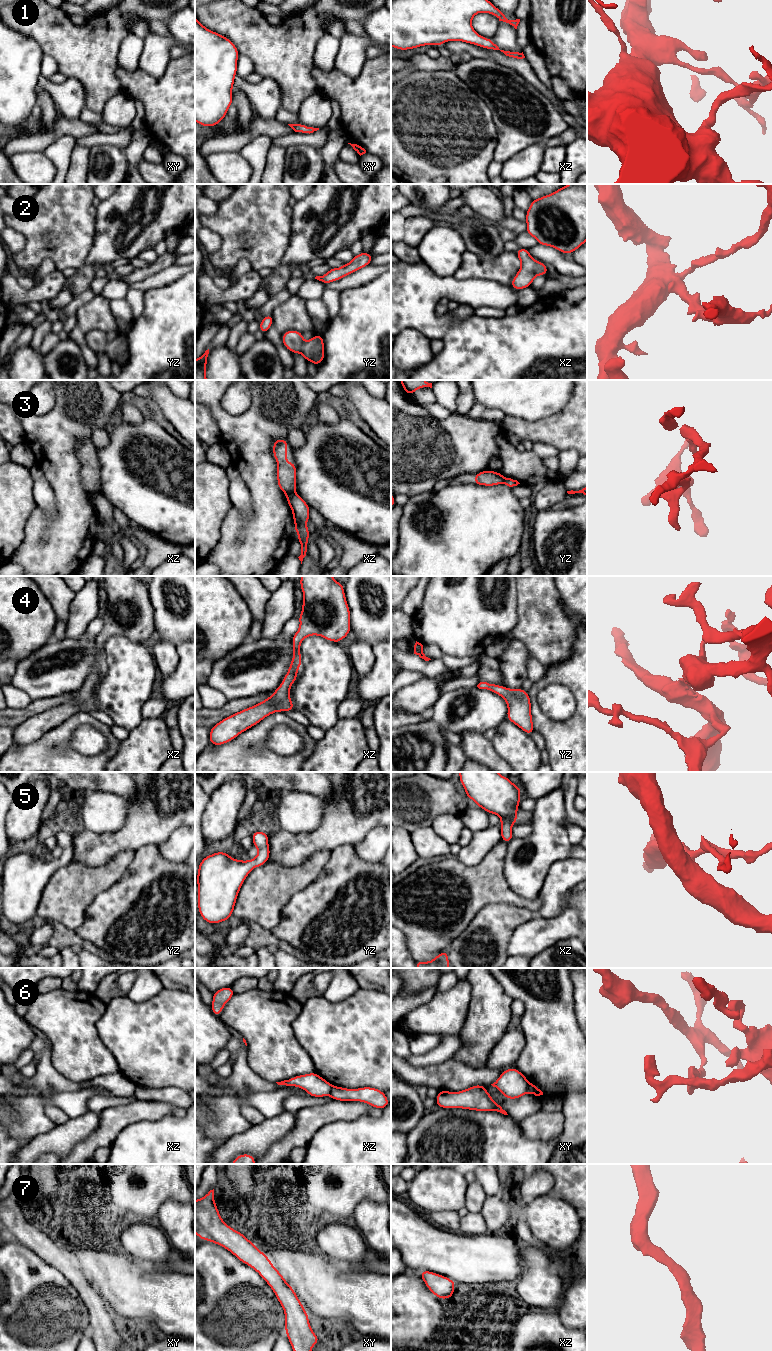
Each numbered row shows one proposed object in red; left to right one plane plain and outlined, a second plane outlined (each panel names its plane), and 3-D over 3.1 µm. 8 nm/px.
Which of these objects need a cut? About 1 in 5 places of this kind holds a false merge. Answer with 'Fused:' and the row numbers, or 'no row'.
Fused: 3, 6

